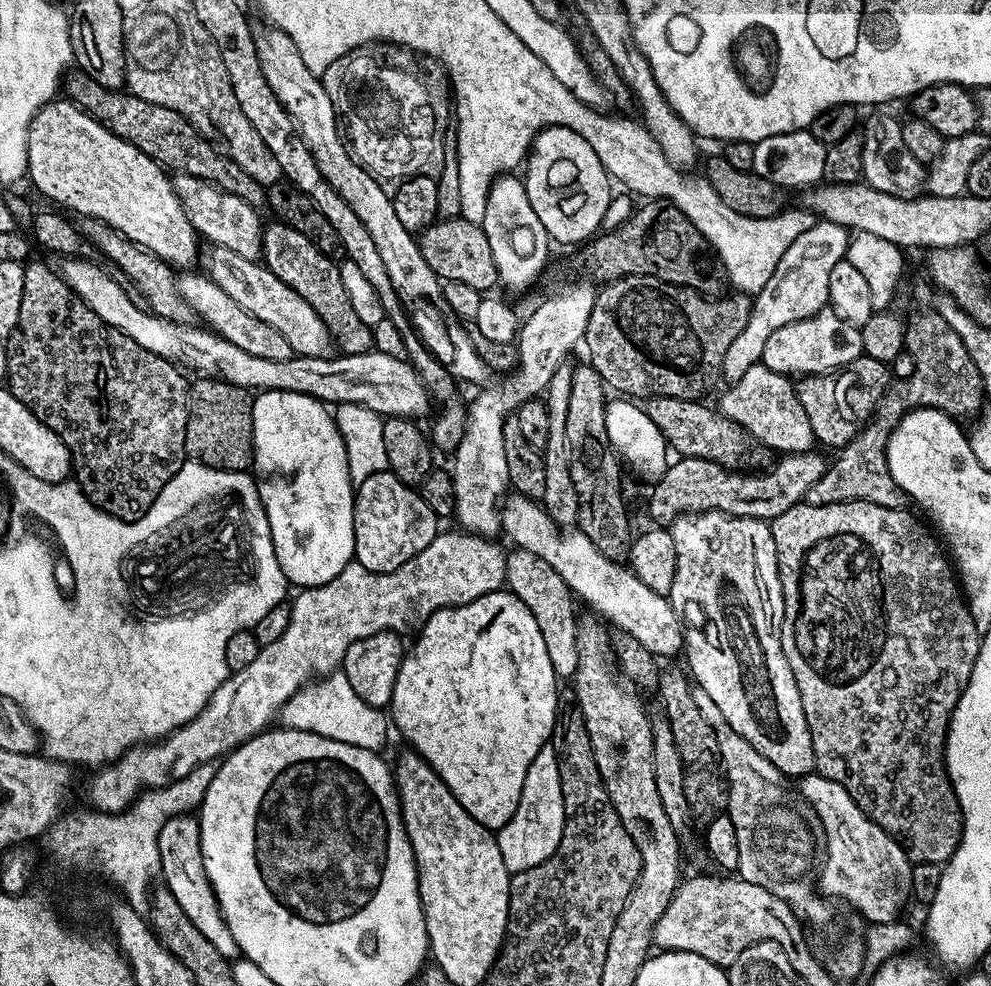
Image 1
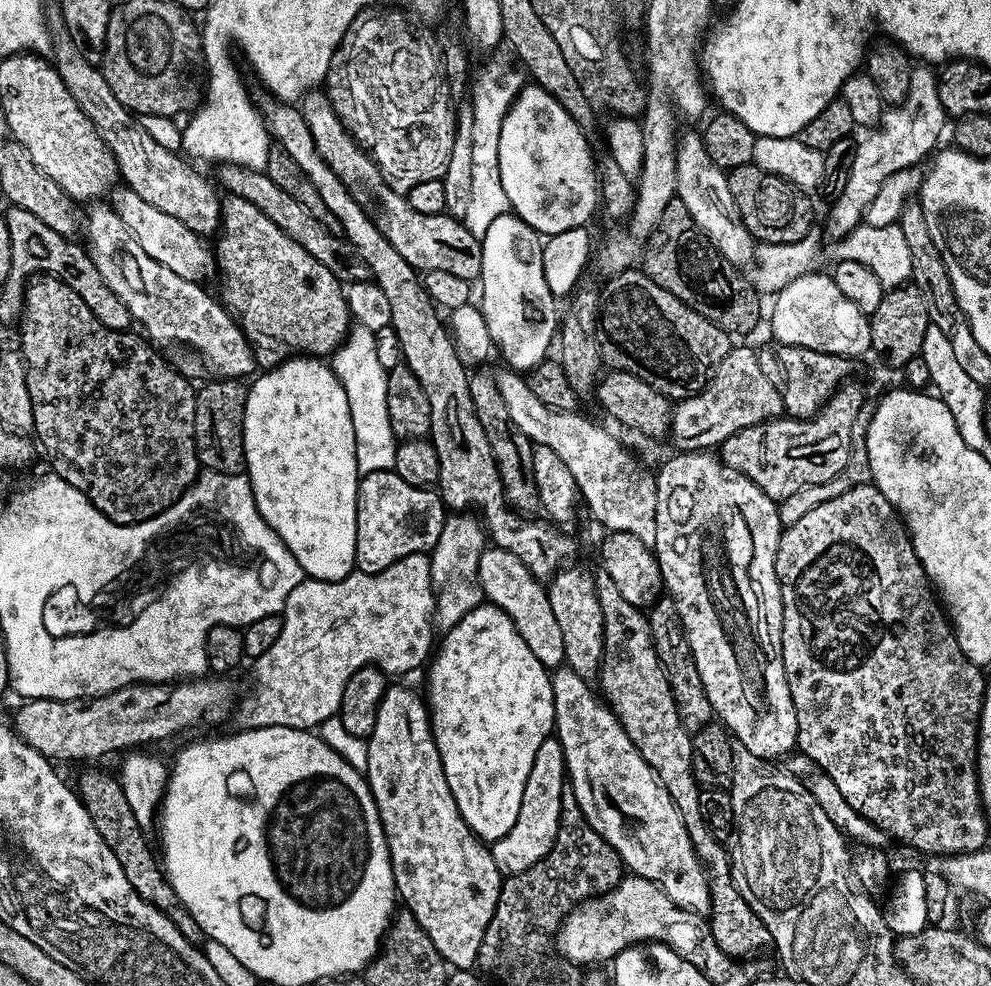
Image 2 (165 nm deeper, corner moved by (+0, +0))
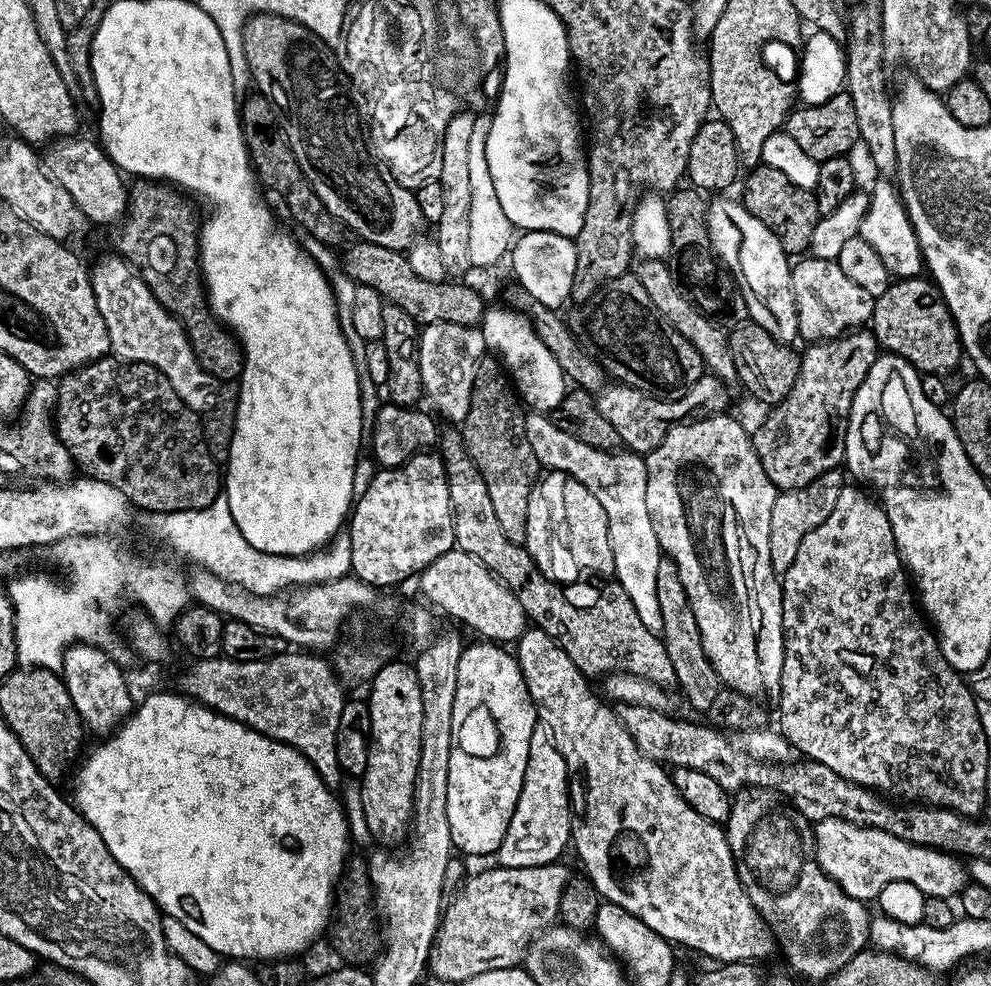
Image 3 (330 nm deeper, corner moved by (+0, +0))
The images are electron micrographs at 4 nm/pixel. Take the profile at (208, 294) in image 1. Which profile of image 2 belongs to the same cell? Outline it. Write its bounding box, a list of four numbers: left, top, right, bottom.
[82,202,255,379]

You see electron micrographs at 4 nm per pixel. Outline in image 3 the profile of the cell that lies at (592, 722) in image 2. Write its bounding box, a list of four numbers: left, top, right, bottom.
[514,626,774,962]

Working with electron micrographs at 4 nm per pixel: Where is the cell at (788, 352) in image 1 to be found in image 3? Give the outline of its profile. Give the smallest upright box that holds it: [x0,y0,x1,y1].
[792,258,876,342]

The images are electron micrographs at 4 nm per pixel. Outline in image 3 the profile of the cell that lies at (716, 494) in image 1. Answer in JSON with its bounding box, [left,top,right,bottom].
[752,330,878,490]

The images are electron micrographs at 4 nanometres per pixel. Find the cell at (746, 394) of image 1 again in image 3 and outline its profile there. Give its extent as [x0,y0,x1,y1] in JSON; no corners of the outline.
[595,374,729,454]

